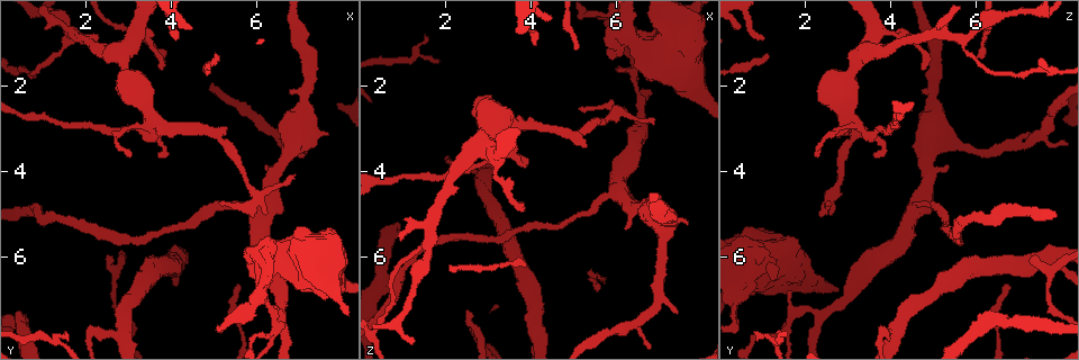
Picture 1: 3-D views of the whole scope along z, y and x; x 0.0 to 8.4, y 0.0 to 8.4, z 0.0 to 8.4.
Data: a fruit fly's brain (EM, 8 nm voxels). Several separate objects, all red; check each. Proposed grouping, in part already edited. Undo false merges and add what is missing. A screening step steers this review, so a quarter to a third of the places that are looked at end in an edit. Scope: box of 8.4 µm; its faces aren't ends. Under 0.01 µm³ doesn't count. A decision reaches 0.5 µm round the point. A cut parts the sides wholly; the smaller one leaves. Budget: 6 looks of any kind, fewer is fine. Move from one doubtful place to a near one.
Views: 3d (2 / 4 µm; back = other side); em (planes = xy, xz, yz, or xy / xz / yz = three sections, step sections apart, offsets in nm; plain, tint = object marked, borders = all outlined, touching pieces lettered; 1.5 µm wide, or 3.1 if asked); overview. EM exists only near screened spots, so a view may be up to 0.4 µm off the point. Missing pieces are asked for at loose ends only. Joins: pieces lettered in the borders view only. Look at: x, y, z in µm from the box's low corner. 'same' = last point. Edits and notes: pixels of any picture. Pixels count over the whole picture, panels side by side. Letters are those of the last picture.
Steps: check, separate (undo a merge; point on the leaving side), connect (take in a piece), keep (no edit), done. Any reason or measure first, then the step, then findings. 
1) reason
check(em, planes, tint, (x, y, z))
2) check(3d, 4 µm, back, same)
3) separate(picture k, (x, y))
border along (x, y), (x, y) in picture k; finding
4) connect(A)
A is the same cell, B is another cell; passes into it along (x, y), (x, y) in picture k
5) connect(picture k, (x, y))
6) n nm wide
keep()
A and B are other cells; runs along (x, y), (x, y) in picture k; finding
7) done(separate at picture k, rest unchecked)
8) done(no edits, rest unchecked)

check(3d, 2 µm, (6.40, 7.75, 1.55))

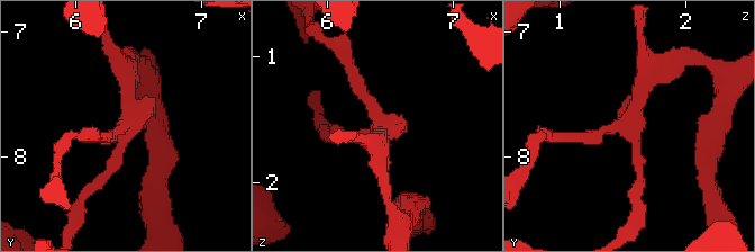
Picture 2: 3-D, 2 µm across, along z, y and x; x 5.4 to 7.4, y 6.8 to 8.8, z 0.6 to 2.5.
check(em, planes, borders, (6.40, 7.76, 1.52))

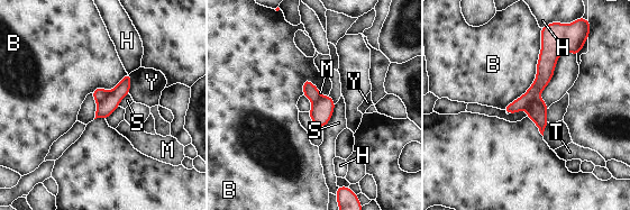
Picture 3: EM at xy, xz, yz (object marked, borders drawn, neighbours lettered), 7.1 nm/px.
160 nm wide
separate(picture 3, (537, 110))
B, H, M, S, T and Y are other cells; the part that leaves runs along (128, 79), (112, 100), (98, 115) in picture 3; two neurons meet here

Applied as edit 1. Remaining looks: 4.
see it whole again
check(overview)

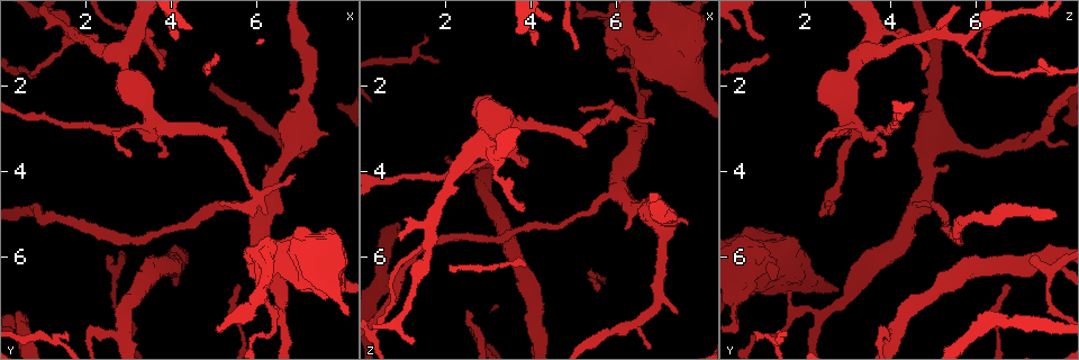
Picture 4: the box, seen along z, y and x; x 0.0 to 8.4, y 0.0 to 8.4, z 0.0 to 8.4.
thick turns thin
check(3d, 4 µm, (4.20, 6.05, 7.85))

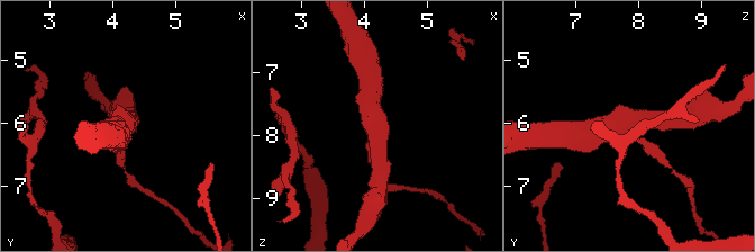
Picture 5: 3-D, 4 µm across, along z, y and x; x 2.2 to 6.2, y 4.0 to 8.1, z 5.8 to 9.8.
need the tissue
check(em, planes, borders, (4.20, 6.05, 7.80))

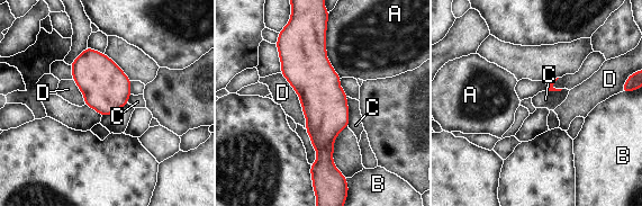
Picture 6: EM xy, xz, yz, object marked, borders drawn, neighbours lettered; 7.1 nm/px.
320 nm wide
keep()
A, B, C and D are other cells; border along (280, 73), (298, 97), (306, 128) in picture 6; all the same neuron

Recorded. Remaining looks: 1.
done(separate at picture 3, rest unchecked)

